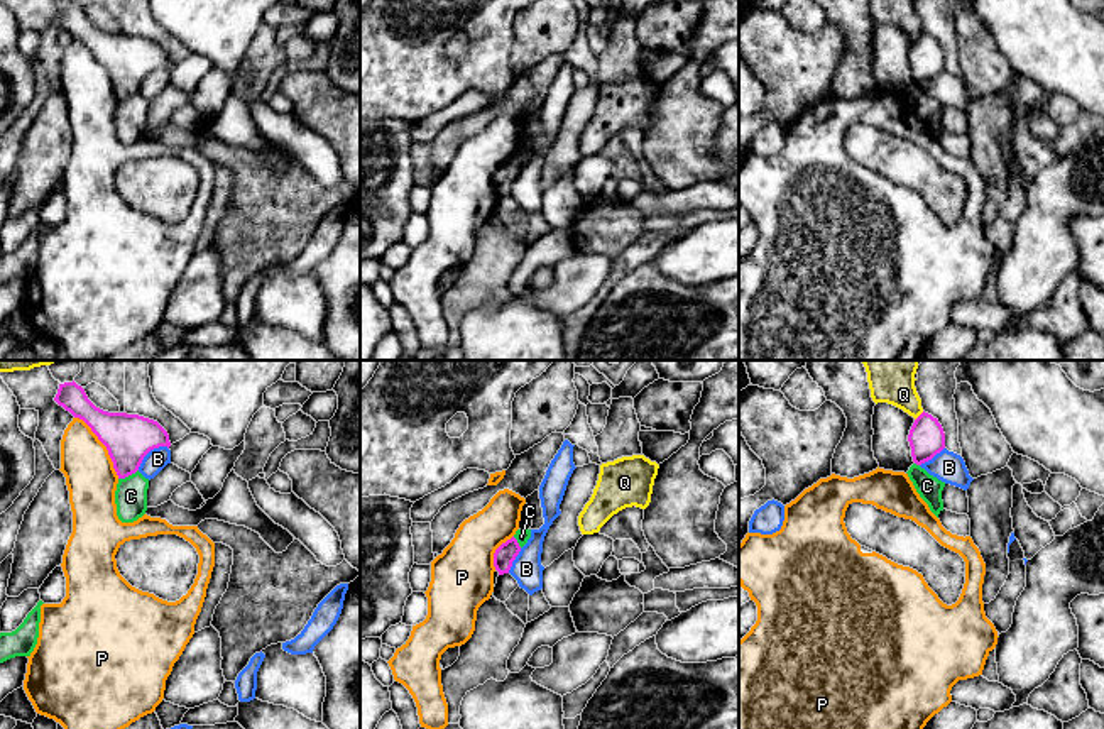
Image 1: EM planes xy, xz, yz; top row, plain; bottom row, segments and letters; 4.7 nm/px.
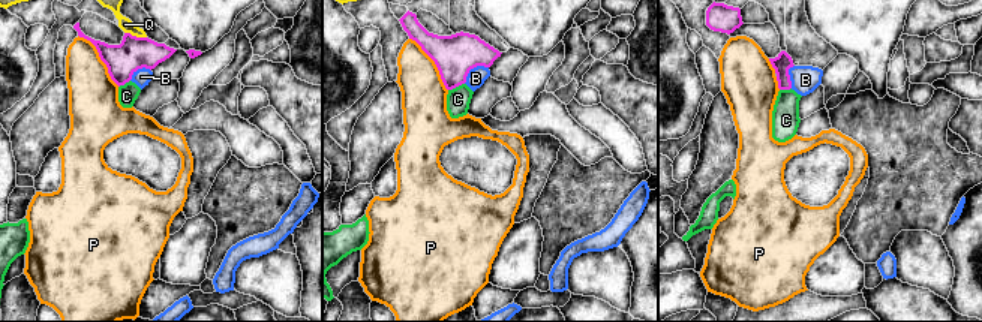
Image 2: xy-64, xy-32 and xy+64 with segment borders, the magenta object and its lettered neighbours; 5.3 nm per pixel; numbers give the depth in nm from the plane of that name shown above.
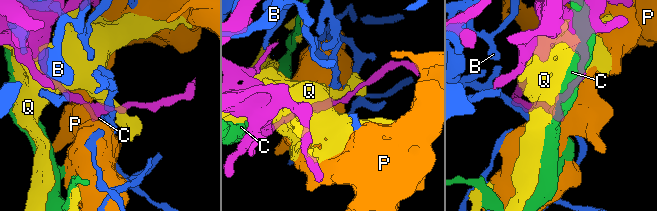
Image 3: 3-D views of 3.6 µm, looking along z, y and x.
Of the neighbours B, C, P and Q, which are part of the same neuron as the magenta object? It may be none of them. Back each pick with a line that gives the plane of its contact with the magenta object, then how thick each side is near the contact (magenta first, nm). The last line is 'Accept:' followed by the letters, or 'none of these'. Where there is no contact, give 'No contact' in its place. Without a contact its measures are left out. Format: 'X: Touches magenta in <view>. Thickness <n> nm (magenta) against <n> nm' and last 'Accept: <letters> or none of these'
Accept: none of these

